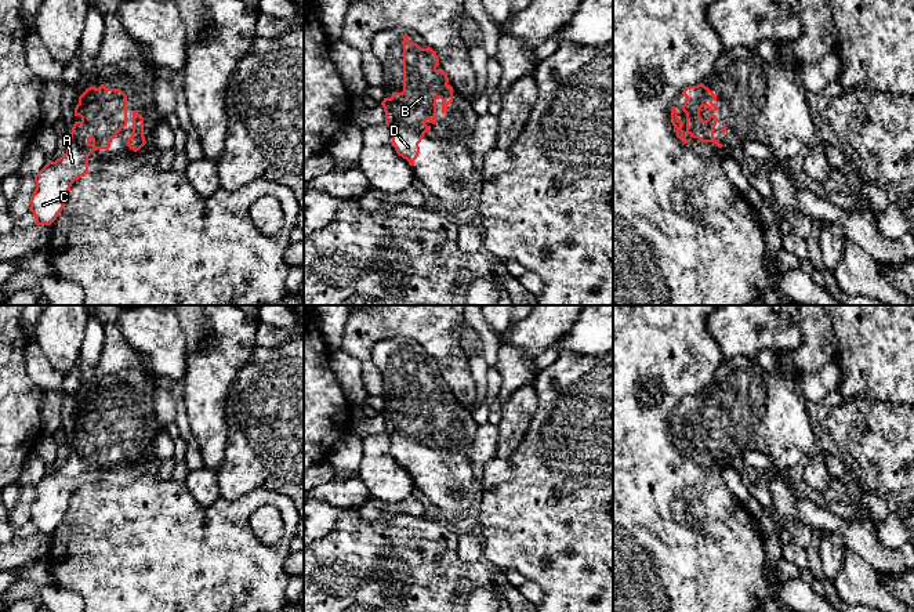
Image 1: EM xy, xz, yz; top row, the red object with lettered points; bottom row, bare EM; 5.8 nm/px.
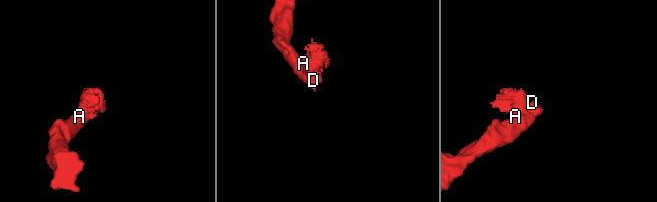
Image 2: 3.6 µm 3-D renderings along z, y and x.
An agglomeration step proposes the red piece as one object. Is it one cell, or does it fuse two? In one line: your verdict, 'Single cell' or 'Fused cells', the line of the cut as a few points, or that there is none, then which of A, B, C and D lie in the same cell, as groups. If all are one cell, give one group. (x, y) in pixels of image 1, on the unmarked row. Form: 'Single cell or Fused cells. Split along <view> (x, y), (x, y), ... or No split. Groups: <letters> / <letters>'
Single cell. No split. Groups: A B C D

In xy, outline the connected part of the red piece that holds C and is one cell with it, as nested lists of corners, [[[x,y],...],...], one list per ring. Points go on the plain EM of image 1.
[[[101,394],[98,398],[88,396],[79,406],[75,417],[75,431],[69,446],[66,463],[55,471],[48,471],[36,485],[36,499],[30,508],[29,521],[36,528],[36,535],[51,535],[64,518],[70,496],[80,486],[88,484],[88,466],[95,459],[109,459],[110,449],[127,435],[127,405],[120,398],[106,398]]]

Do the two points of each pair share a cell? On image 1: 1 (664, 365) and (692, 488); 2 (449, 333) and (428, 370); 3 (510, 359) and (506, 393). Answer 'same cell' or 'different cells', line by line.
1: same cell
2: different cells
3: same cell

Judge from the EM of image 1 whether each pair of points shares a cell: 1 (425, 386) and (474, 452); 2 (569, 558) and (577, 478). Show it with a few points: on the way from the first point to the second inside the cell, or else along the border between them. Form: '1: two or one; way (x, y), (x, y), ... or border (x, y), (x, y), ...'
1: two; border (479, 426), (465, 449), (465, 457), (470, 462)
2: one; way (577, 539), (577, 498)

